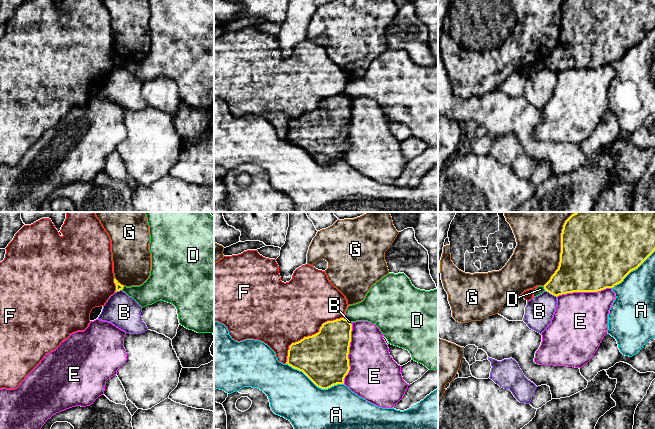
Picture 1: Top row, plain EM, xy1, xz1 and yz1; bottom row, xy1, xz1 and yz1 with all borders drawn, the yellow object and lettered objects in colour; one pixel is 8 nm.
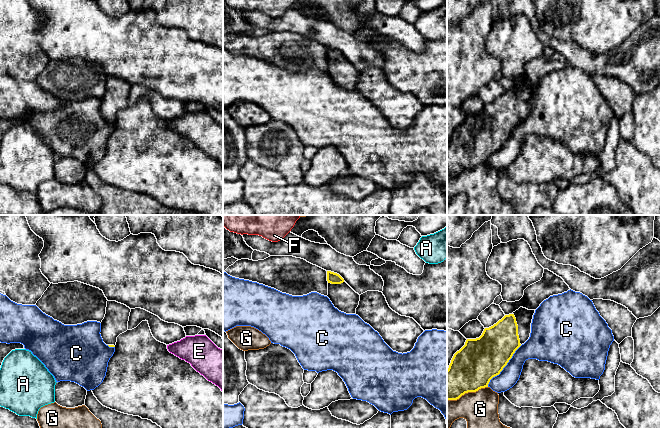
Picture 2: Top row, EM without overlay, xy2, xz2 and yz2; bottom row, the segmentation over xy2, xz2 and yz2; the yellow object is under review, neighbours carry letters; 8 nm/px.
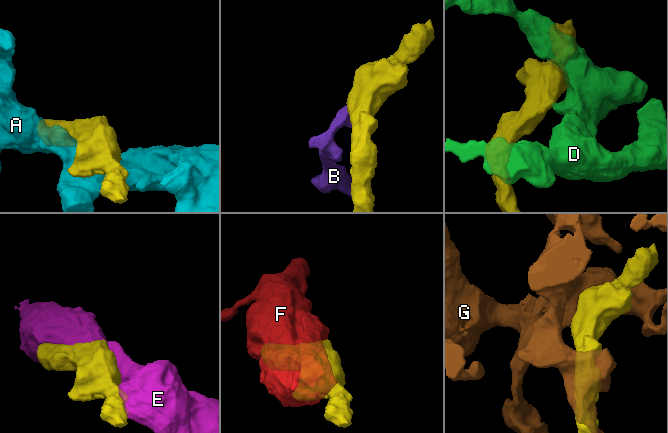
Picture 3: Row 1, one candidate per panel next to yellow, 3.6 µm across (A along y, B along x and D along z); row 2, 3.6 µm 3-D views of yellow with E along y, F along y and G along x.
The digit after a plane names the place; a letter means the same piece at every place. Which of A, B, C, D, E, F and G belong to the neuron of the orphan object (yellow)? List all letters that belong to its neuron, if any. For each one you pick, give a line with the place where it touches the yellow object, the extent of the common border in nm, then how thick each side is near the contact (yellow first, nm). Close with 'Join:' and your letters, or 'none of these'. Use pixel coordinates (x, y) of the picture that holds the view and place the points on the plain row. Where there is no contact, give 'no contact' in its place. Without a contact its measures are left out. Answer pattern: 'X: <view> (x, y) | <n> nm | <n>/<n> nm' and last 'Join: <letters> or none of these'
Join: none of these

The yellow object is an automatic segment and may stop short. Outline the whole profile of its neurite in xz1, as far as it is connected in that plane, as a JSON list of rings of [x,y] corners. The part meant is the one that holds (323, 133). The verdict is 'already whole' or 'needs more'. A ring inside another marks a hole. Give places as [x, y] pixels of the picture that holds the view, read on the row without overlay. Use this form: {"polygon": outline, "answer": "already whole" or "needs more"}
{"polygon": [[[344,94],[323,99],[318,109],[304,113],[289,122],[286,140],[302,147],[321,165],[328,165],[337,160],[344,160],[344,154],[350,146],[348,130],[351,107],[352,100]]], "answer": "already whole"}

